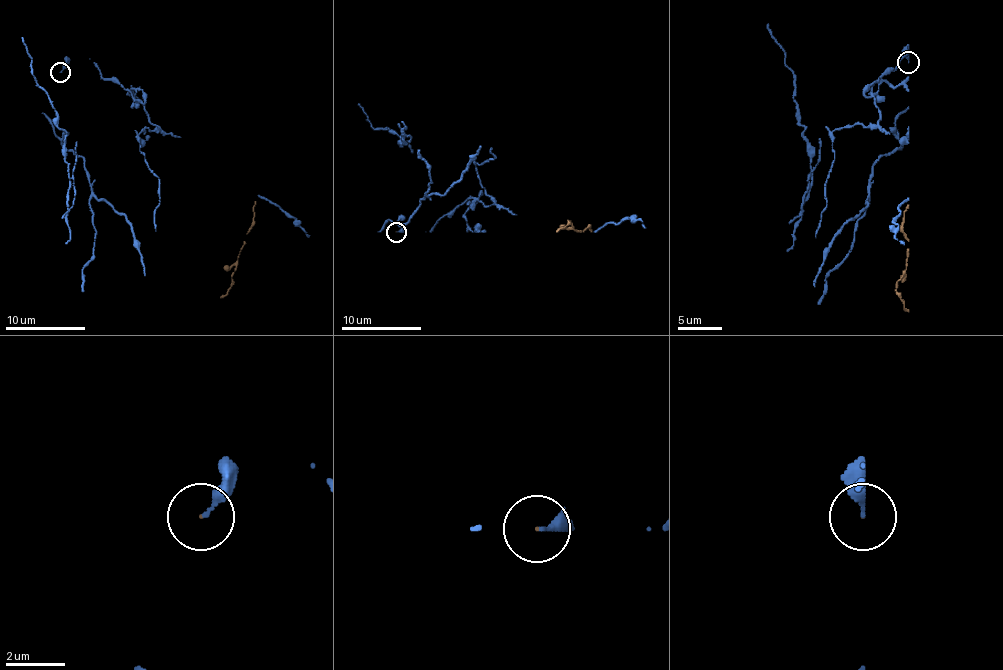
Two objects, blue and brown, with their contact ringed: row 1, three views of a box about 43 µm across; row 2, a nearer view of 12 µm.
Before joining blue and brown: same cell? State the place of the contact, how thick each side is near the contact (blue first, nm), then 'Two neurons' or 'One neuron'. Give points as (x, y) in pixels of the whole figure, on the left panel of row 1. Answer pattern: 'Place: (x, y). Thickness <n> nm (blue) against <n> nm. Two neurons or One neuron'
Place: (60, 72). Thickness 190 nm (blue) against 30 nm. Two neurons

